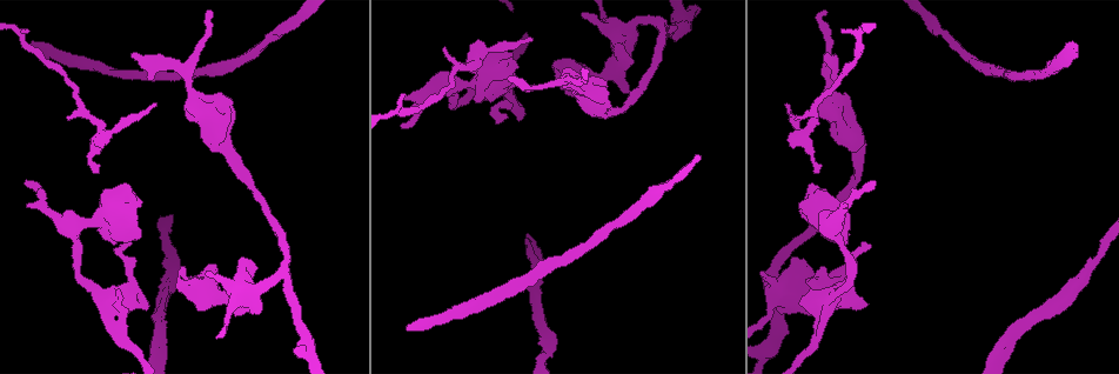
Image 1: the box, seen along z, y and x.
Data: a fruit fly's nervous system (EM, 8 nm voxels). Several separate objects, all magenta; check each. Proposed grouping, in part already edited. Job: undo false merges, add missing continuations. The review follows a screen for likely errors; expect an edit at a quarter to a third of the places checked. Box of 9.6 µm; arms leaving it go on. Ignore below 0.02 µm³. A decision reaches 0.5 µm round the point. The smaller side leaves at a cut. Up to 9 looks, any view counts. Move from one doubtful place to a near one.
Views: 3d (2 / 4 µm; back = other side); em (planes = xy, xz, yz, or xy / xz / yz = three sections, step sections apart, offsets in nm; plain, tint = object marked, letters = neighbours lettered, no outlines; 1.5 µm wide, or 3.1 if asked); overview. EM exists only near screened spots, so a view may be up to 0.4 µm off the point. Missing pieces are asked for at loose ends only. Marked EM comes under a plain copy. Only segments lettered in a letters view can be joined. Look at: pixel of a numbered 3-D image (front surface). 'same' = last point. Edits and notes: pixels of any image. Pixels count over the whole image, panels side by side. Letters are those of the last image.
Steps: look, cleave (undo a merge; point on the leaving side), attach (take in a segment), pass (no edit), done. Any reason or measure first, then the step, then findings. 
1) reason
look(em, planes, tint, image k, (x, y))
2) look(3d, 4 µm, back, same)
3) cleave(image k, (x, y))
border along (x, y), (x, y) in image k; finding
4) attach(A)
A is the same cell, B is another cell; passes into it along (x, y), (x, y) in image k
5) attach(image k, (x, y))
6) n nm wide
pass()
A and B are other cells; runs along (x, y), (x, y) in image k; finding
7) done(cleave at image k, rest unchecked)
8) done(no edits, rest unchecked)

calibre changes
look(3d, 2 µm, image 1, (46, 206))

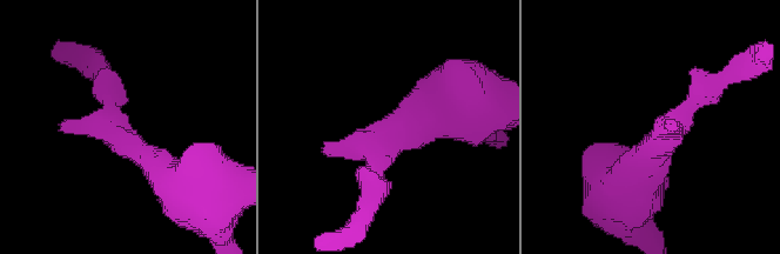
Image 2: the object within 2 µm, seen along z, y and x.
look(em, yz, step 8, tint, image 2, (386, 148))

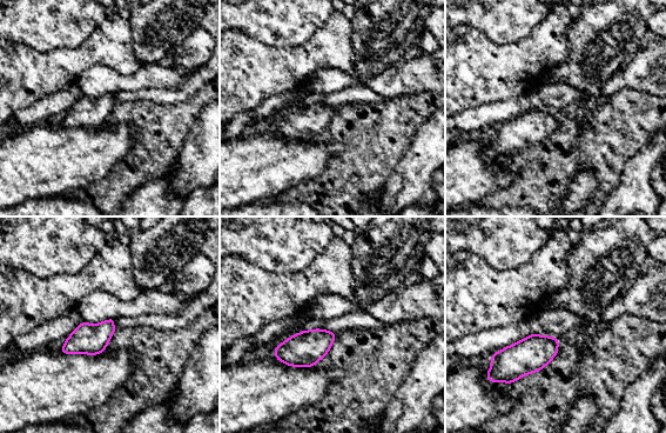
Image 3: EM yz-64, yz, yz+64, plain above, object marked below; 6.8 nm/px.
cut it another way
look(em, planes, letters, same)

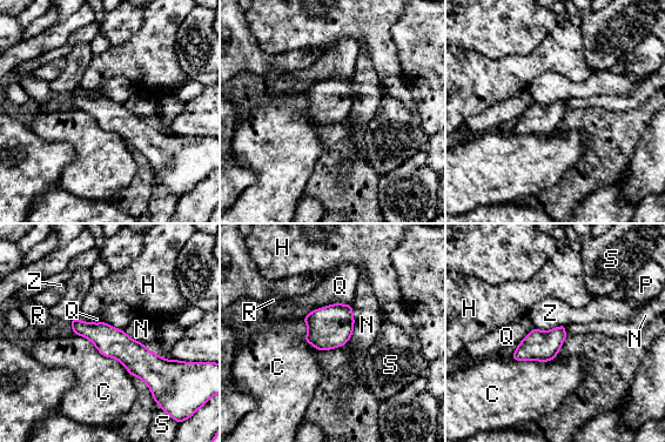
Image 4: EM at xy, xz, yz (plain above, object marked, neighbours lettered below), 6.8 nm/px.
C touches over 500 nm
pass()
C, H, N, P, Q, R, S and Z are other cells; runs along (75, 321), (141, 363), (166, 369) in image 4; continuous, no second neuron

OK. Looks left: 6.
stops while still wide
look(3d, 2 µm, image 1, (499, 95))

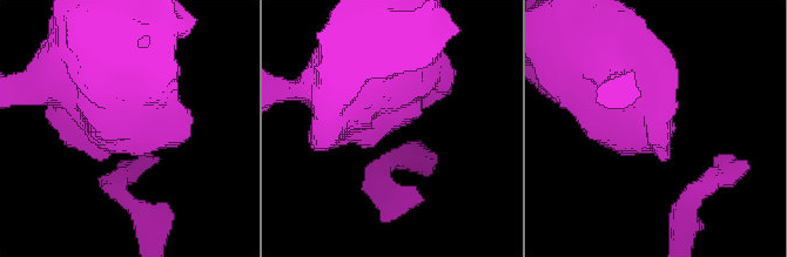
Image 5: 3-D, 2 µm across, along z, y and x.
need the tissue
look(em, xy, step 8, letters, image 5, (398, 125))

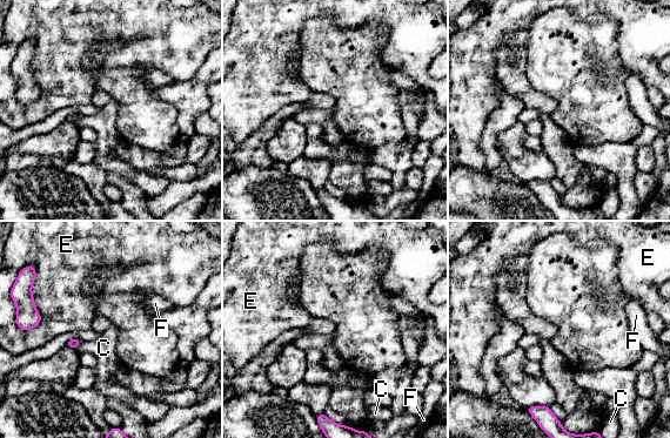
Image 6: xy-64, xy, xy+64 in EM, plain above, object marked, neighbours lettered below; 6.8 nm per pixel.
cut it another way
look(em, planes, letters, same)

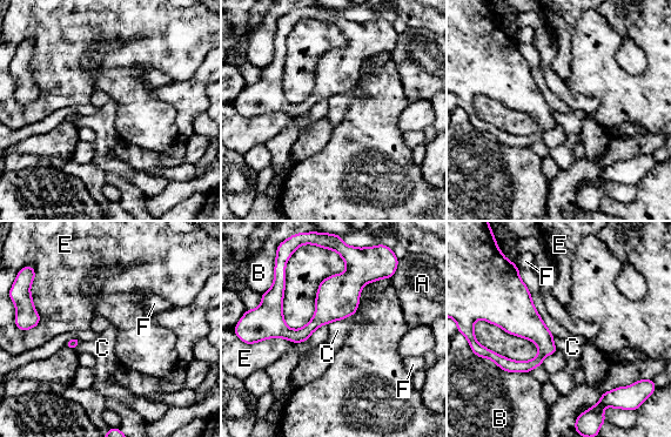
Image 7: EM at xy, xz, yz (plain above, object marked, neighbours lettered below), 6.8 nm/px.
200 nm wide
pass()
A, B, C, E and F are other cells; border along (355, 311), (328, 324) in image 7; none of them fits

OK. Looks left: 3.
tapers out
look(3d, 4 µm, image 1, (31, 41))

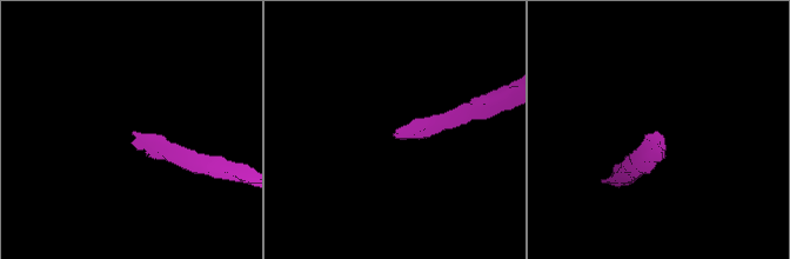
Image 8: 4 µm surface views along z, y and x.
need the tissue
look(em, planes, letters, image 8, (132, 132))

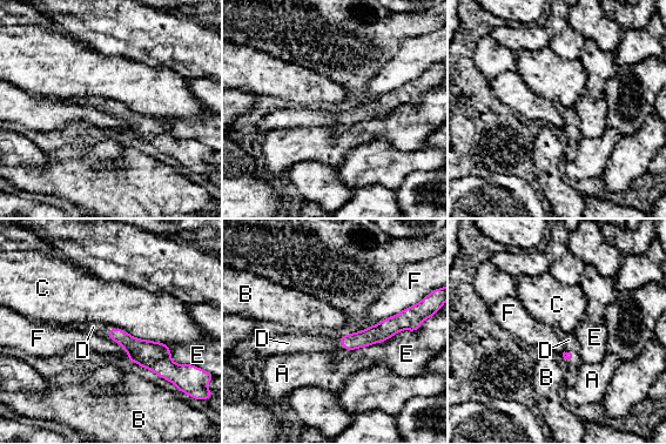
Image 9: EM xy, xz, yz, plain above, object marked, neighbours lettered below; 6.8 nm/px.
attach(D)
D is the same cell, A, B, C, E and F are other cells; passes into it along (375, 334), (341, 342), (304, 343) in image 9; it goes on there

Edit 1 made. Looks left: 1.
look(em, planes, letters, image 1, (151, 77))

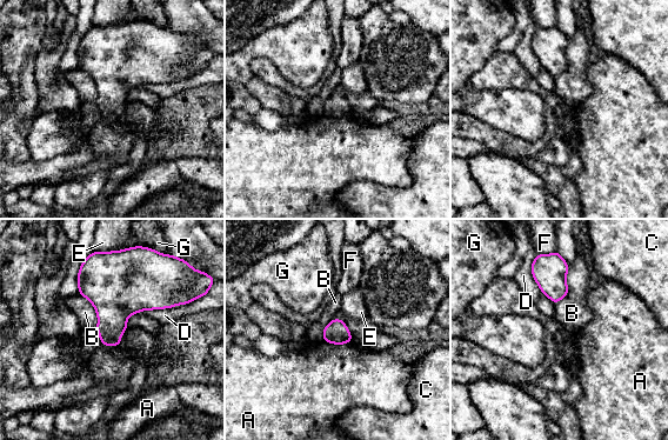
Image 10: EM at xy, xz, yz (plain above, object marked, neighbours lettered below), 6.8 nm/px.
D touches over 380 nm
pass()
A, B, C, D, E, F and G are other cells; border along (321, 339), (334, 344), (351, 341) in image 10; none of them fits

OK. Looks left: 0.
done(attach at image 9, rest unchecked)

